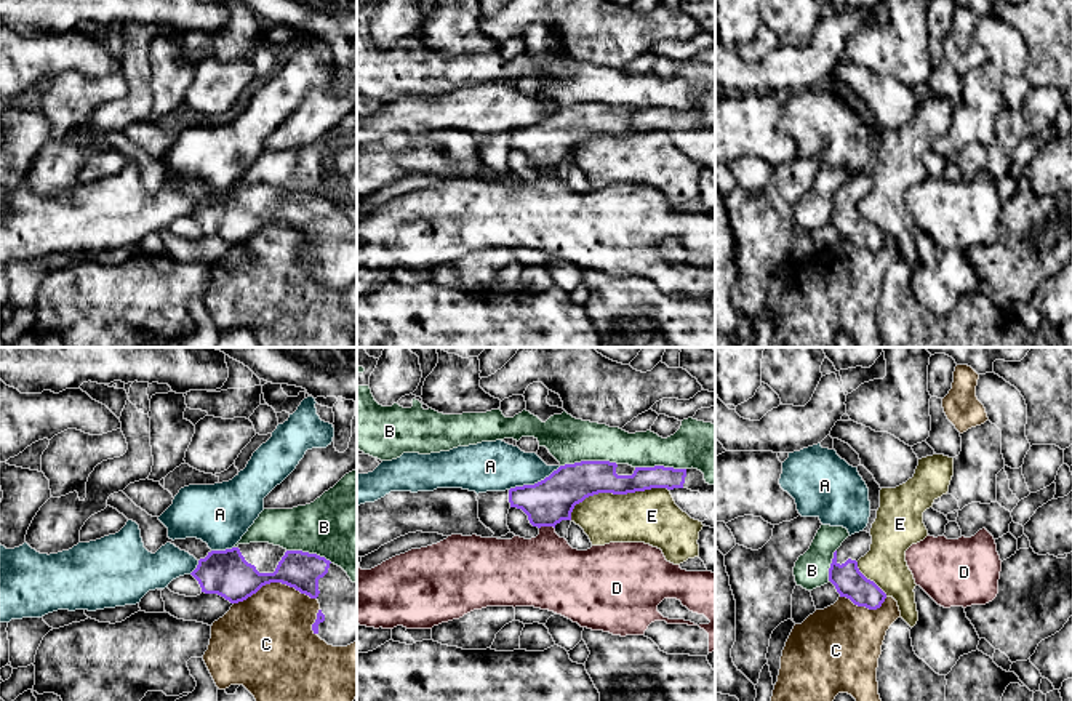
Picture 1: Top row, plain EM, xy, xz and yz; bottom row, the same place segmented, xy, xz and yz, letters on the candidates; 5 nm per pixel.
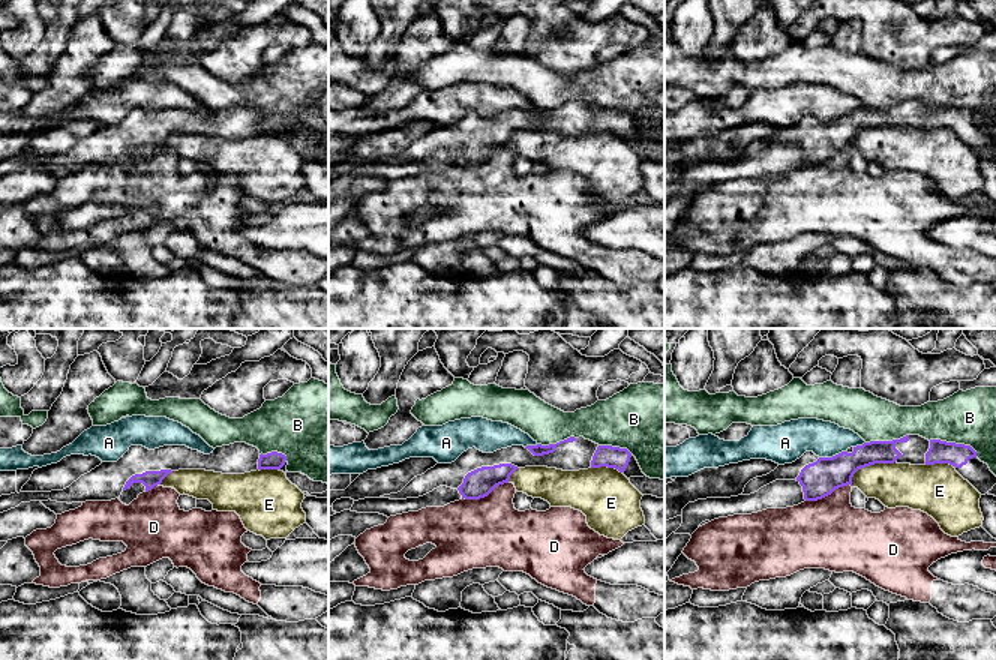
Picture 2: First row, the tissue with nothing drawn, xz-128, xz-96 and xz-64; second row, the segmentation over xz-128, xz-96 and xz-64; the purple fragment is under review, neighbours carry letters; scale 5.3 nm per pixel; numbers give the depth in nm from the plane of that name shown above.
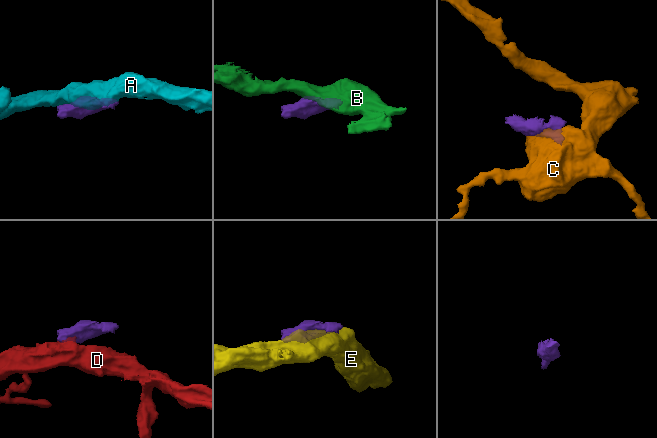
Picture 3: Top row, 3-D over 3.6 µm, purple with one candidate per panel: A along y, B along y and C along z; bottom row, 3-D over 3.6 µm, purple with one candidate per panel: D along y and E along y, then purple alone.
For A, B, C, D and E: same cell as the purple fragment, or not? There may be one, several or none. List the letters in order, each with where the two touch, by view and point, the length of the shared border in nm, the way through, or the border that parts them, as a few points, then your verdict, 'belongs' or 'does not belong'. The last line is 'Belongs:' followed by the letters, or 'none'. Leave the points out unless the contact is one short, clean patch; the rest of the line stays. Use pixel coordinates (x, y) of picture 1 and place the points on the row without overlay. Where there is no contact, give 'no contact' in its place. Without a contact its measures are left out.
A: meets purple in xz at (535, 125); contact 300 nm long; border along xz (560, 108), (533, 125), (516, 127), (509, 132); does not belong
B: meets purple in xz at (588, 103); contact 280 nm long; does not belong
C: meets purple in xy at (274, 223); contact 420 nm long; does not belong
D: meets purple in xz at (546, 167); contact 80 nm long; border along xz (554, 168), (540, 170); does not belong
E: meets purple in xz at (615, 135); contact 500 nm long; does not belong
Belongs: none

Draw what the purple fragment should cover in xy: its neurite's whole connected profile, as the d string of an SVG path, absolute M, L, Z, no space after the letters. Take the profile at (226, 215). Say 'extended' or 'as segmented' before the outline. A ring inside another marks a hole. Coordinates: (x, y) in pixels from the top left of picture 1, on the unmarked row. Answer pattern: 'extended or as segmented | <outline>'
extended | M123 133L114 134L107 147L139 166L144 189L155 195L166 184L198 202L190 214L202 234L218 235L238 245L262 227L282 224L317 240L320 251L312 266L314 275L333 288L357 283L357 224L347 214L317 195L286 192L269 184L238 186L226 192L211 192L197 179L170 181L158 158L138 149Z

